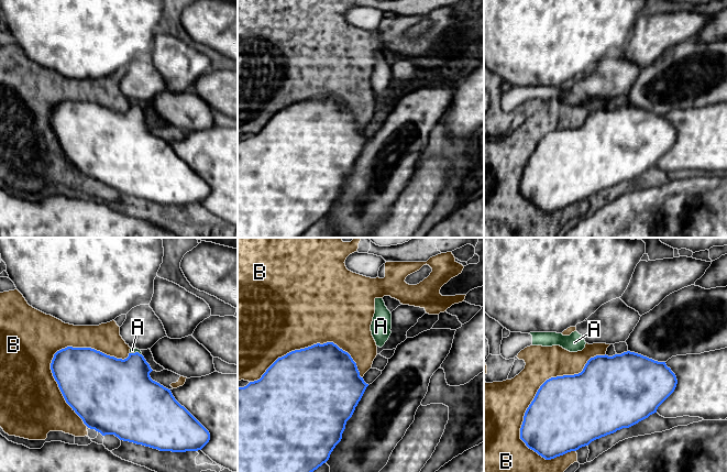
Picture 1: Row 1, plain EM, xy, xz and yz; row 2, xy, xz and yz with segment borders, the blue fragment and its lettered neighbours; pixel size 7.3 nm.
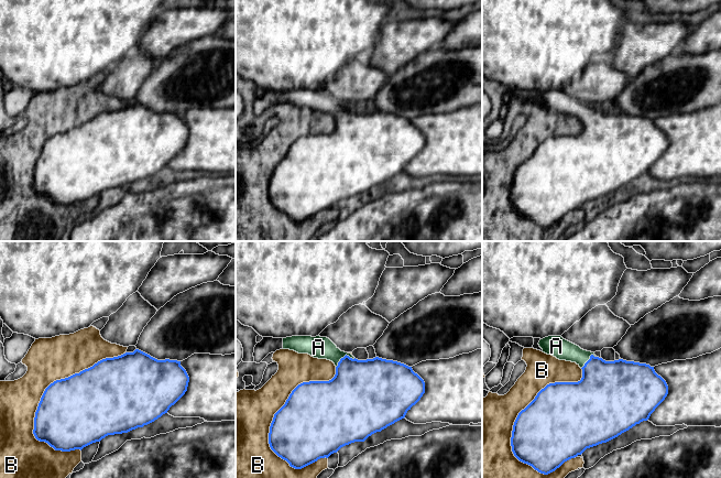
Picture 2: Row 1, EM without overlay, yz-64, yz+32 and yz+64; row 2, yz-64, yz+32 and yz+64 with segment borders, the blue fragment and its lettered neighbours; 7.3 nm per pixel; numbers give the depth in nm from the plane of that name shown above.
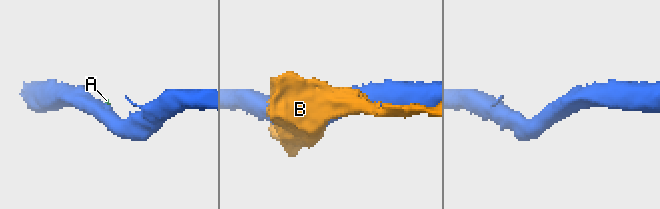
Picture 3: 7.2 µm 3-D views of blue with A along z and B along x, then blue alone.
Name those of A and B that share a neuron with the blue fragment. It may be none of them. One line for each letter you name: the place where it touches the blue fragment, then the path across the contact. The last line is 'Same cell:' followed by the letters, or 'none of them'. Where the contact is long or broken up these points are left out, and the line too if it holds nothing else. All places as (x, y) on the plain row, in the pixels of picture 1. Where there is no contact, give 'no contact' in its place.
A: xy (135, 106) | across xy (125, 138), (134, 124), (135, 106), (132, 103)
Same cell: A

